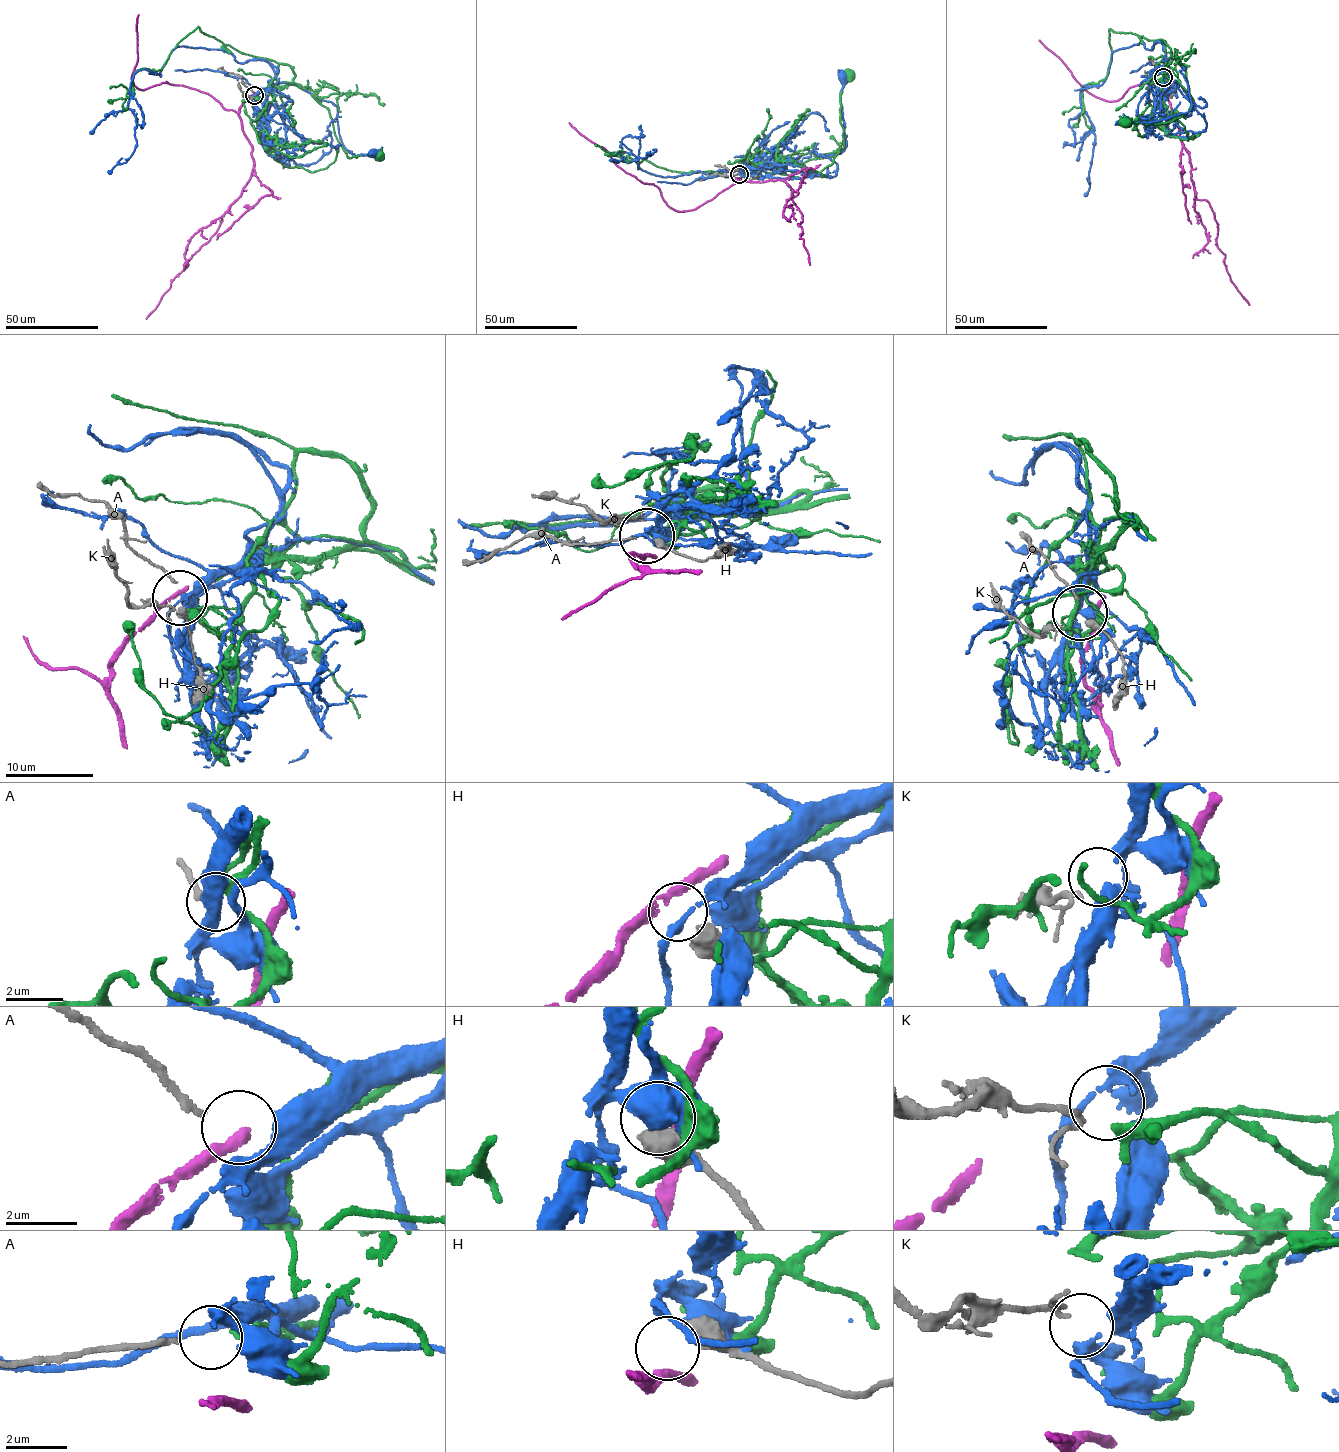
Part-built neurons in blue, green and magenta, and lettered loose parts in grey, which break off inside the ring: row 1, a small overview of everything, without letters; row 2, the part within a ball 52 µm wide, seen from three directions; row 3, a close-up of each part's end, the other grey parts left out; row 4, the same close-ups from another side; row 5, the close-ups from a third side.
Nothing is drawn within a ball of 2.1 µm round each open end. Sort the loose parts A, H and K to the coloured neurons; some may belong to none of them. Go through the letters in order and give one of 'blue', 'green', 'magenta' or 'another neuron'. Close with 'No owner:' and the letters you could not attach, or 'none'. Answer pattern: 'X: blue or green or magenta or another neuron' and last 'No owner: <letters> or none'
A: green
H: another neuron
K: blue
No owner: H

